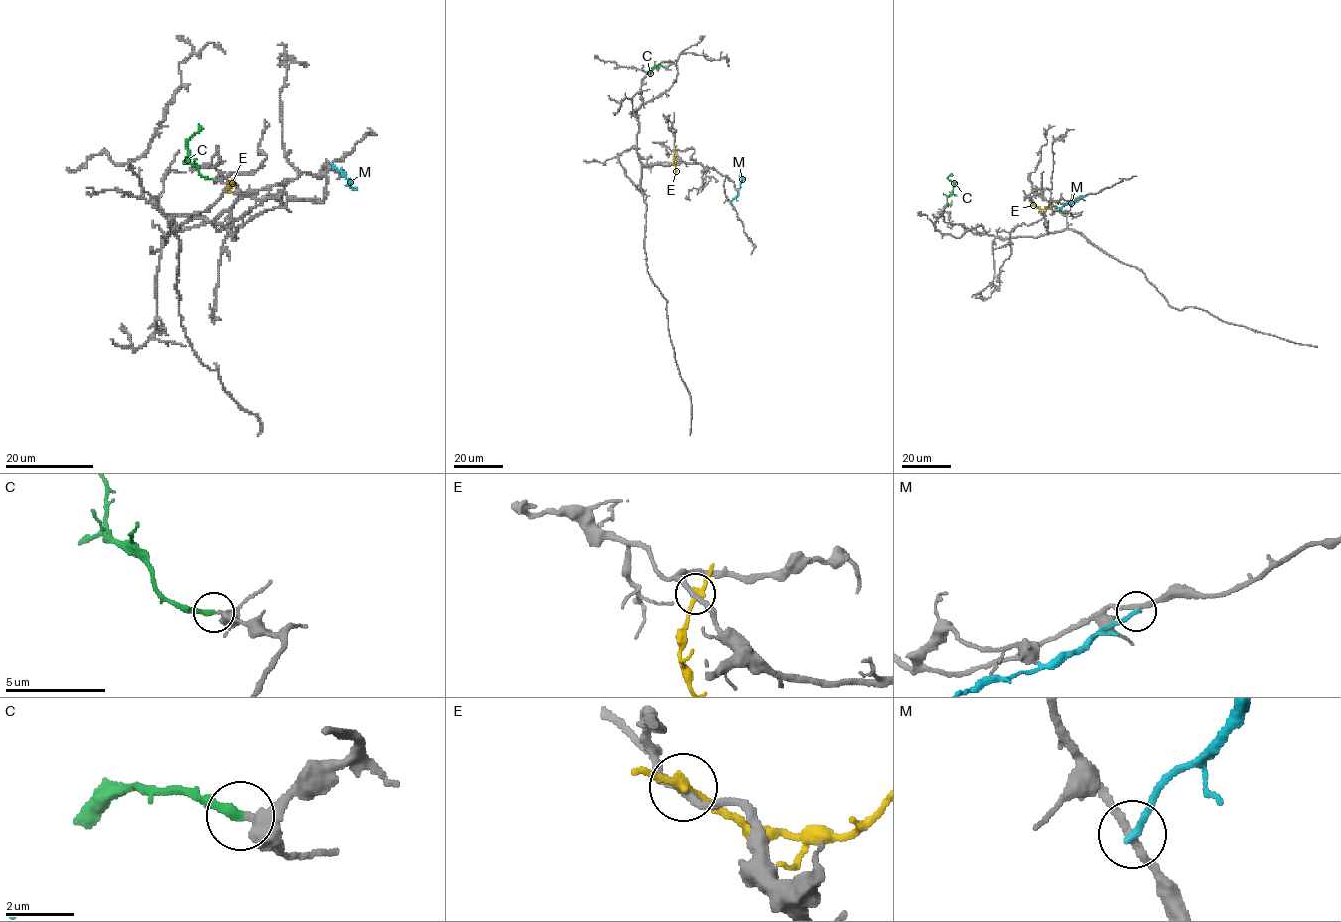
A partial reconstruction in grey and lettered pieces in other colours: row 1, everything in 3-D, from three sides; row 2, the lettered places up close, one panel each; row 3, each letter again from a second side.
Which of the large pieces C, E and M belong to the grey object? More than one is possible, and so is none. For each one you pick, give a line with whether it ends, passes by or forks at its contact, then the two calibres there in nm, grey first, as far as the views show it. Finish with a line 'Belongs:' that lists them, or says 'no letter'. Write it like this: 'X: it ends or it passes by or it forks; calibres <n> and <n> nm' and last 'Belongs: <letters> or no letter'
C: it ends; calibres 340 and 280 nm
Belongs: C

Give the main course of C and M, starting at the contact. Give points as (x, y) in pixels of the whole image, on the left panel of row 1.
C: (212, 178), (202, 176), (188, 161), (187, 140), (201, 126)
M: (331, 164), (344, 175), (350, 184)

